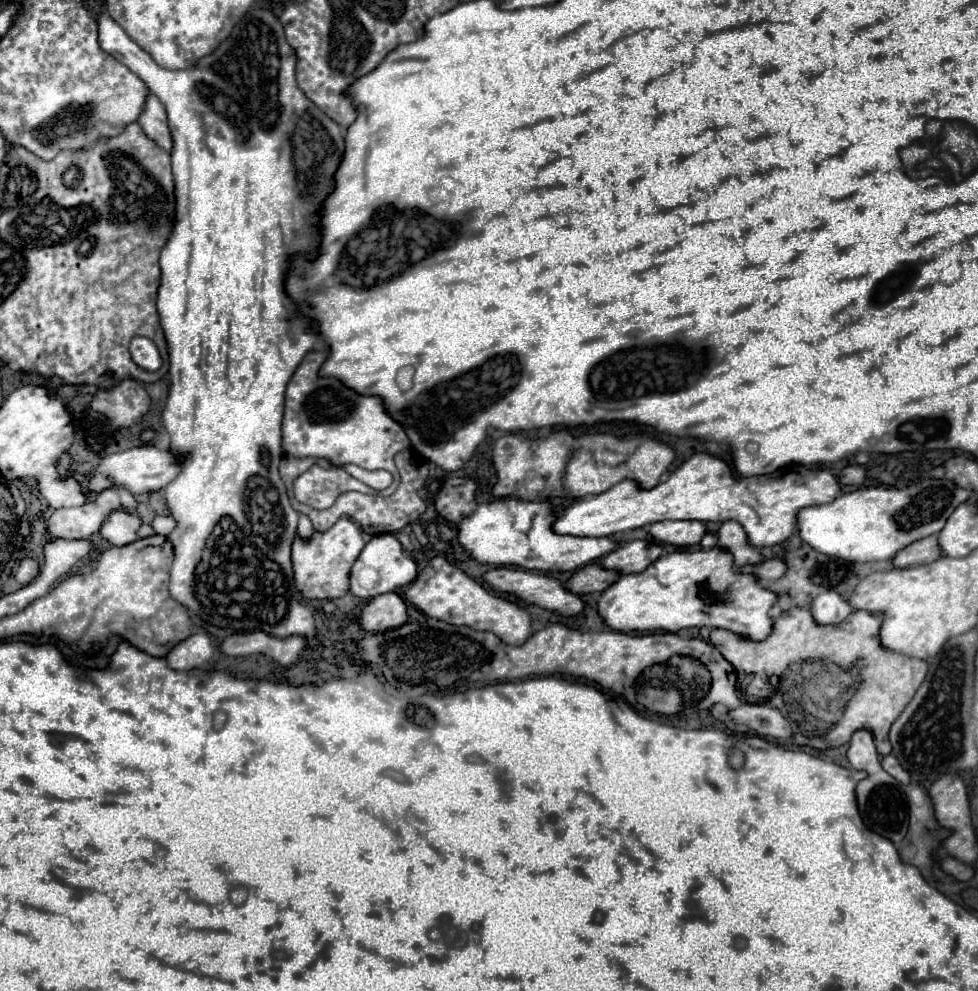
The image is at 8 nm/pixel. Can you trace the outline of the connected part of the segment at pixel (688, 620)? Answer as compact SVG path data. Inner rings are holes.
M715 546L709 550L697 548L697 550L675 550L659 560L655 560L651 566L647 566L639 574L623 574L613 586L607 588L607 592L601 594L599 600L599 614L603 620L619 632L645 632L645 630L665 630L665 632L679 632L681 628L725 628L737 634L743 634L751 640L765 640L773 632L773 618L769 616L769 610L777 602L777 594L771 590L765 590L755 574L739 574L733 566L733 556L725 552L723 548ZM703 582L709 582L711 590L715 592L717 602L705 604L699 598L699 588Z

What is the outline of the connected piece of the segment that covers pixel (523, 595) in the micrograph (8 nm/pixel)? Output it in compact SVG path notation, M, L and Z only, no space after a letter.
M499 566L499 568L493 568L493 570L487 570L483 574L483 580L489 582L497 592L511 592L511 594L517 594L521 600L525 600L527 604L537 604L541 608L547 608L547 610L555 610L563 616L575 616L583 610L583 600L565 590L563 584L555 578L555 576L549 576L549 574L543 574L543 572L533 572L533 570L521 570L521 568L507 568L507 566Z

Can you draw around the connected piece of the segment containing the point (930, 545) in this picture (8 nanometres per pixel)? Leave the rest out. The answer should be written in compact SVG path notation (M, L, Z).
M927 536L925 540L917 540L913 544L909 544L907 548L903 548L901 552L897 552L897 556L893 558L893 564L897 568L909 568L909 566L919 566L919 564L929 564L933 560L941 558L941 546L937 536Z

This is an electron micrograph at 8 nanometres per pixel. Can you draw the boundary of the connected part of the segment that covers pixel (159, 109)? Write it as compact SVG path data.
M149 94L145 112L139 116L139 126L143 128L143 132L163 150L171 152L173 148L173 138L169 132L169 124L167 124L167 112L165 106L153 96Z

